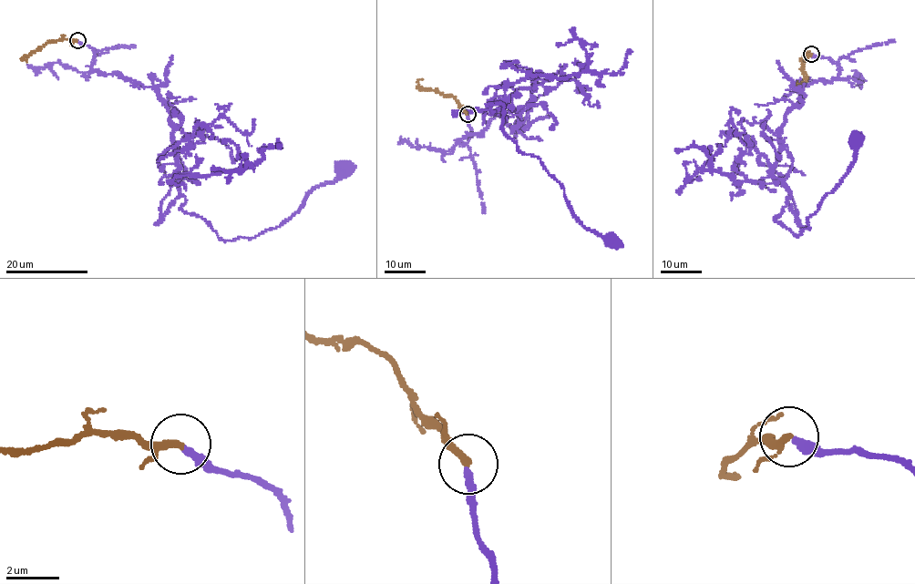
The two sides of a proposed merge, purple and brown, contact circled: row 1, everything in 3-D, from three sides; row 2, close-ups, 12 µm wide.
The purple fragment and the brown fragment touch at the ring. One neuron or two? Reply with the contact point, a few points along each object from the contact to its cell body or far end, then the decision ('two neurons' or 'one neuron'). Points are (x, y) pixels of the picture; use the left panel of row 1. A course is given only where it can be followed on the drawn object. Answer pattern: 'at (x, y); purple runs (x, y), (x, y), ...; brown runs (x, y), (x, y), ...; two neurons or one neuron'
at (77, 40); purple runs (77, 41), (92, 47), (91, 66), (150, 86), (164, 101), (181, 209), (223, 240), (279, 226), (343, 169); brown runs (77, 40), (66, 38), (46, 43), (22, 59), (27, 61); one neuron

